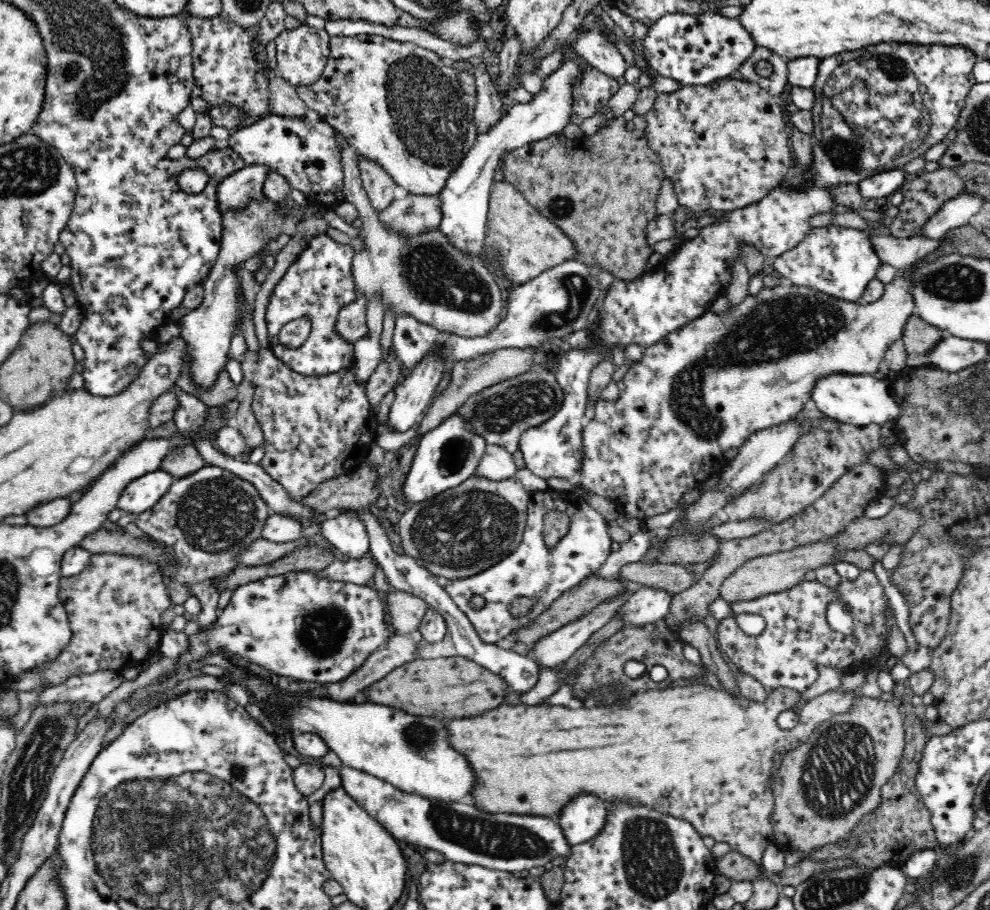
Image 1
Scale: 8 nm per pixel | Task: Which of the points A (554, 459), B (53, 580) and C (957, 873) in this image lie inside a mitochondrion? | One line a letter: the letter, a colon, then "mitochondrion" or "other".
A: other
B: other
C: mitochondrion

